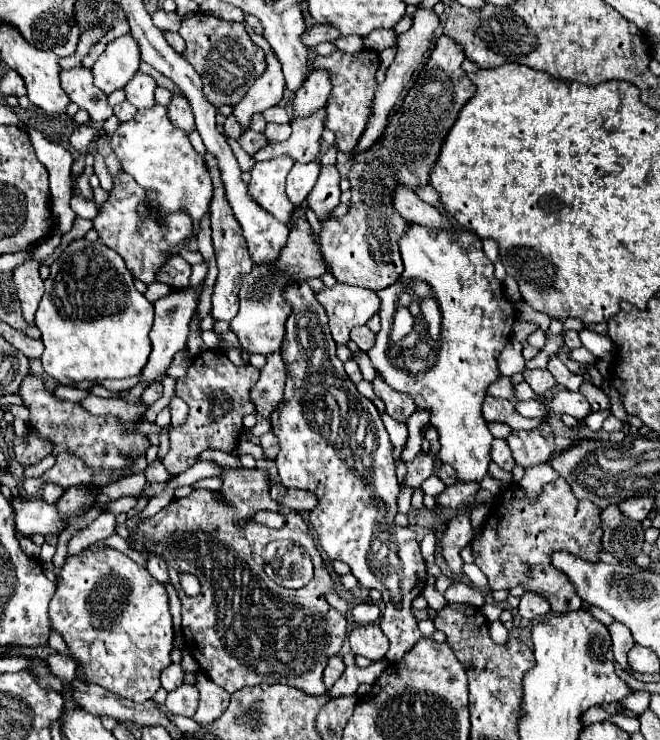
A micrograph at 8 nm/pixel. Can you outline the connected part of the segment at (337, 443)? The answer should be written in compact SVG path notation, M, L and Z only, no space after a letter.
M294 283L286 287L284 299L292 305L292 315L286 321L286 335L282 341L282 357L286 363L286 389L284 401L272 415L272 431L278 437L280 453L276 457L278 477L284 487L308 489L318 495L318 505L310 511L310 523L318 533L318 543L330 559L350 565L352 575L362 587L380 589L386 609L380 617L380 629L390 641L386 659L396 663L410 651L422 637L418 621L406 607L406 575L426 575L426 563L420 555L416 533L408 527L396 527L396 499L400 485L396 479L396 465L392 457L392 443L382 425L376 405L358 393L356 385L344 371L344 363L336 357L336 343L328 329L324 307L316 301L308 283Z

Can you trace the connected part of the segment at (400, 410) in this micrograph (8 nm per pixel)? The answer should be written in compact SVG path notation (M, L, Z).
M376 377L374 379L374 391L376 391L376 397L380 397L386 405L386 411L396 419L396 421L406 421L414 411L416 411L416 405L414 401L408 397L408 395L402 395L398 391L394 391L390 385L386 385L382 381L382 377Z

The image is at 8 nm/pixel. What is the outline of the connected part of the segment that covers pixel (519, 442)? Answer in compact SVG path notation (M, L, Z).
M536 427L532 431L512 431L506 441L514 461L522 467L544 463L554 451L554 435L550 427Z

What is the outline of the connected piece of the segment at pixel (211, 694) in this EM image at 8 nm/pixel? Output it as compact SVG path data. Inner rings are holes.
M196 671L196 689L200 693L200 705L194 715L196 723L210 723L228 707L230 693L222 691L206 673Z

